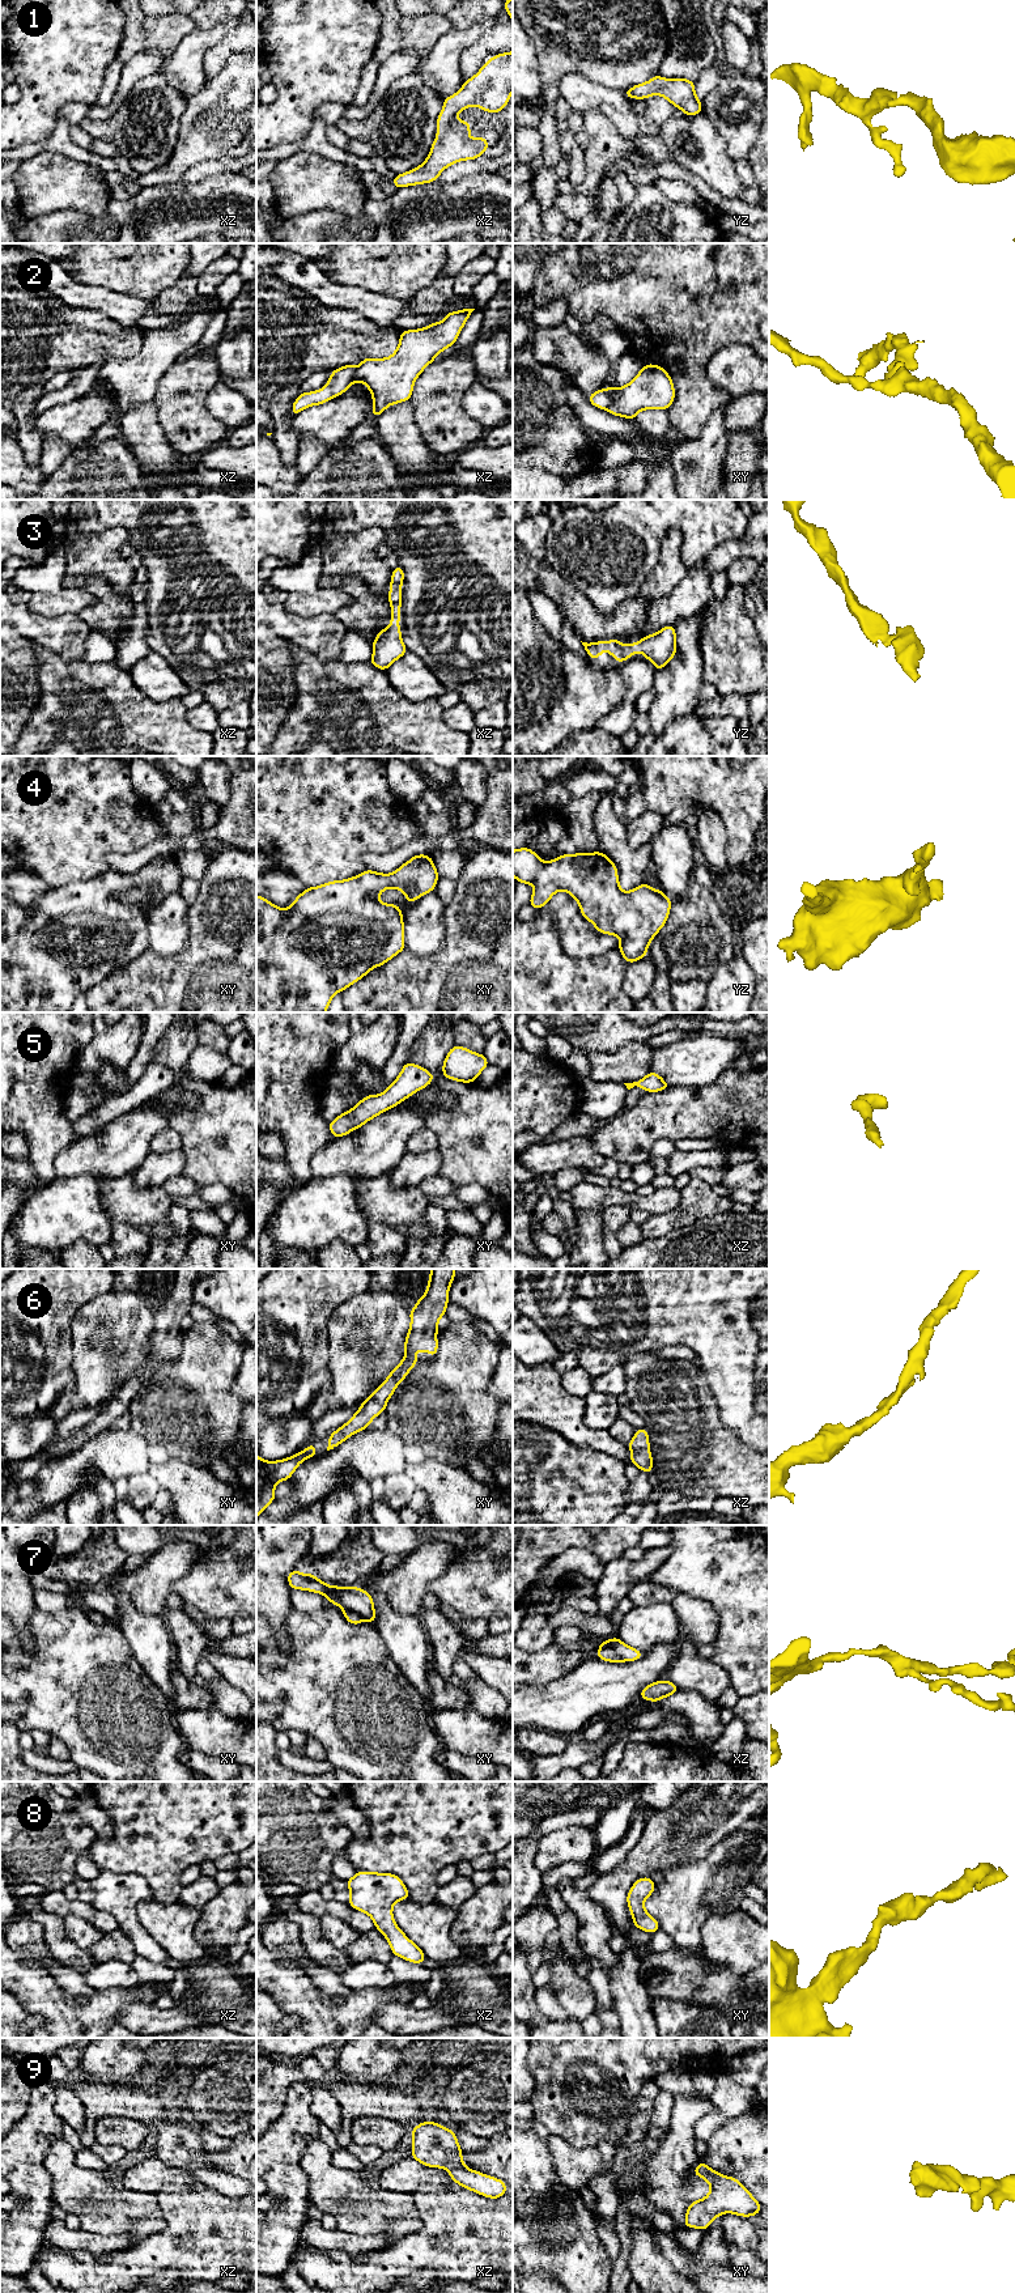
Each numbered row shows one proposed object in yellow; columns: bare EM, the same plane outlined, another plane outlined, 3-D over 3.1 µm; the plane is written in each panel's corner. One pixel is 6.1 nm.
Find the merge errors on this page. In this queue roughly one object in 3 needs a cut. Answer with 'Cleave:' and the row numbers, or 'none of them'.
Cleave: 2, 7

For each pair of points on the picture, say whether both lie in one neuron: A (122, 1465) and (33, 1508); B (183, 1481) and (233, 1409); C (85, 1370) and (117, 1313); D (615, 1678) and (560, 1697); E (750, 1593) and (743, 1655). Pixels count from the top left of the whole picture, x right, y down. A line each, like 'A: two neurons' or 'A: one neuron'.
A: one neuron
B: two neurons
C: one neuron
D: one neuron
E: one neuron

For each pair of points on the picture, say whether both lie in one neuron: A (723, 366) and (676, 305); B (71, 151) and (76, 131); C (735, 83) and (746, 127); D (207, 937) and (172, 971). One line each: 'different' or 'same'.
A: different
B: different
C: same
D: same

